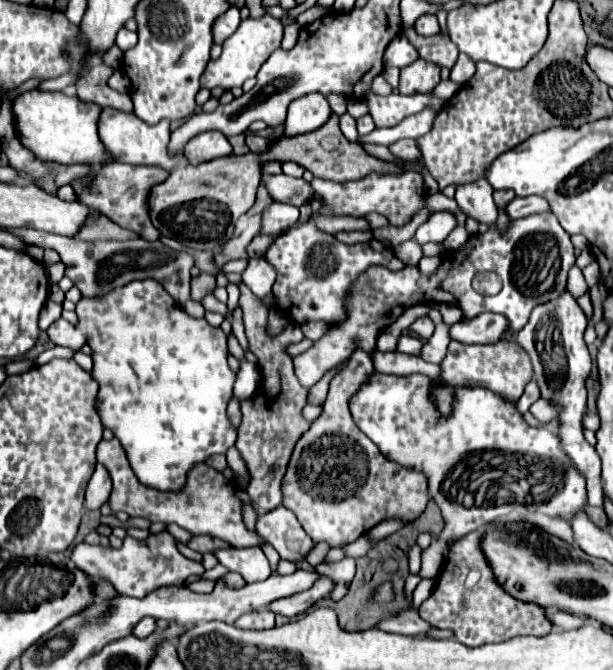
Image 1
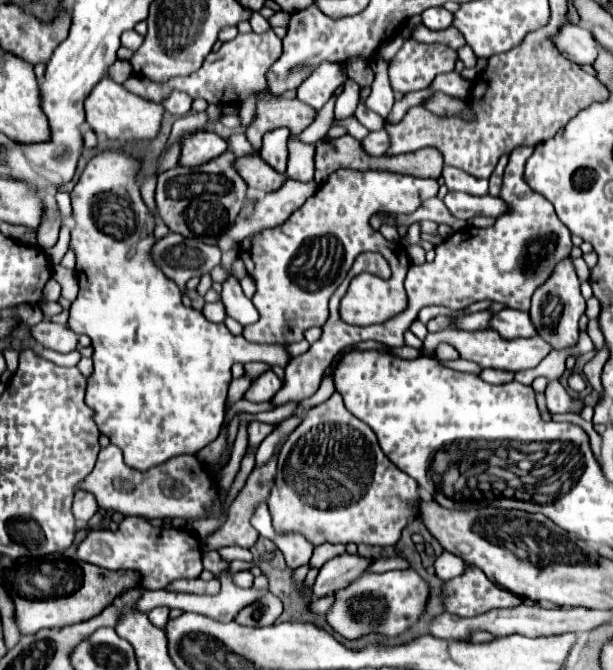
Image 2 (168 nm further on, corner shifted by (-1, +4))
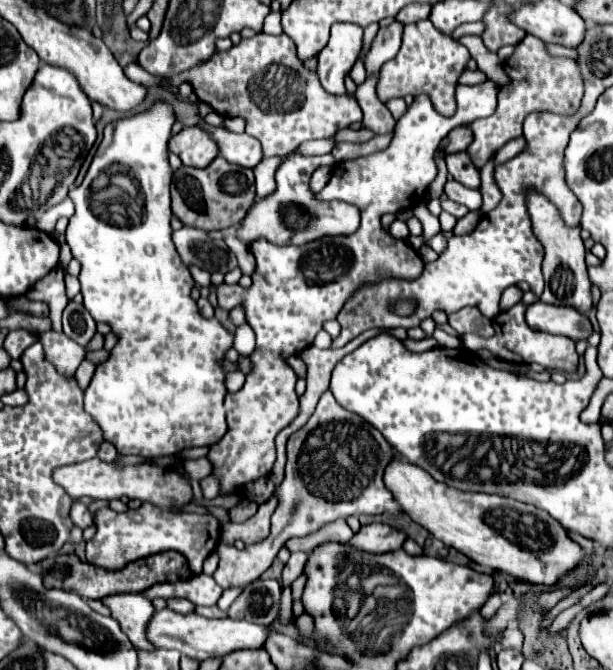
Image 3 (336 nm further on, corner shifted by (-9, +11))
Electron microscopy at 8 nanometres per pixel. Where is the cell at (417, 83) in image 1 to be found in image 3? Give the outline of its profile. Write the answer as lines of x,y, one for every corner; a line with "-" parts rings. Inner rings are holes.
430,19
410,23
404,27
402,47
398,55
392,61
384,63
380,69
376,95
382,103
388,103
390,99
396,99
396,97
406,97
406,95
412,95
412,97
428,95
434,109
438,109
438,113
452,117
456,113
454,93
456,93
458,77
466,69
468,61
470,61
468,49
458,41
454,41
450,35
440,33
430,23

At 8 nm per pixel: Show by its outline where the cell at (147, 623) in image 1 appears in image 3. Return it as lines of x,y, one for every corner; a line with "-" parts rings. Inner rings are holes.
168,599
168,609
186,615
186,613
194,611
194,603
190,603
188,599

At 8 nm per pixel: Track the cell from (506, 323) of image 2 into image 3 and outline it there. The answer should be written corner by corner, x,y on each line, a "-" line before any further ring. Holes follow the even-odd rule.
542,301
528,305
526,321
532,329
554,333
554,335
564,335
574,341
588,339
592,333
590,319
584,313
580,313
578,309
548,305

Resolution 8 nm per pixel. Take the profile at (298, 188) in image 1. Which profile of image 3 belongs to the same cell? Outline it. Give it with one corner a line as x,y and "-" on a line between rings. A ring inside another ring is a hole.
200,121
198,125
216,141
220,155
228,163
236,163
236,165
244,165
244,167
252,169
262,159
260,141
256,141
254,137
250,137
246,133
236,135
222,127
212,127
206,121

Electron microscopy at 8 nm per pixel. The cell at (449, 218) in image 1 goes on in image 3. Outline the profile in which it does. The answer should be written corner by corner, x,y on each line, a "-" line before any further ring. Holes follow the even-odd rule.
446,181
444,185
444,193
448,195
448,199
460,203
460,205
466,205
470,211
474,209
480,209
482,207
482,195
478,189
468,189
466,185
460,185
458,181

